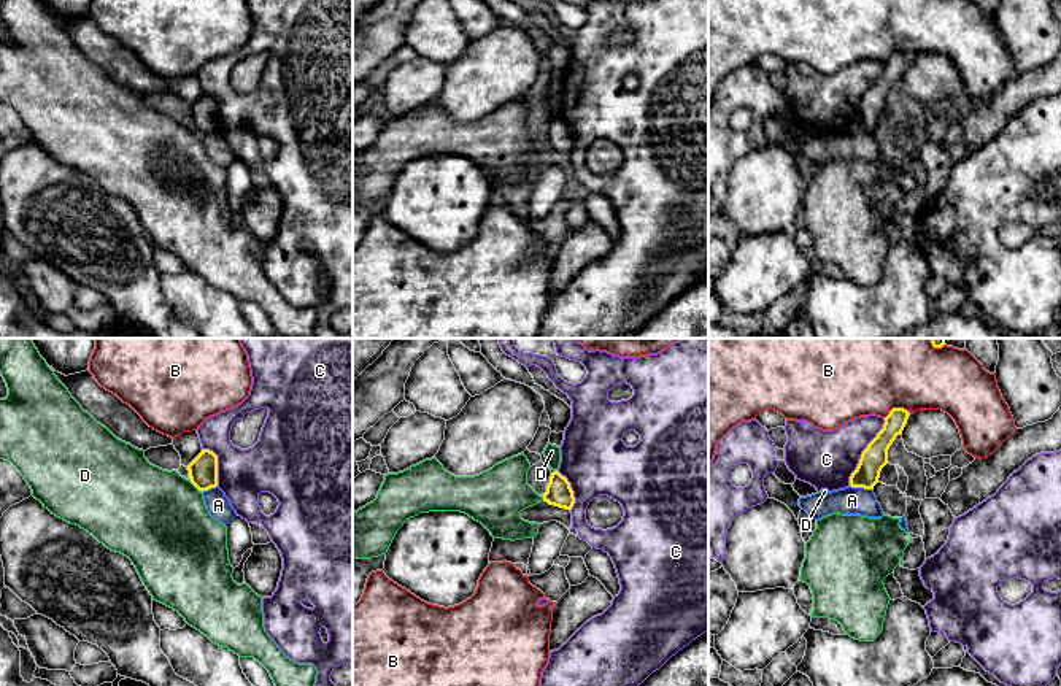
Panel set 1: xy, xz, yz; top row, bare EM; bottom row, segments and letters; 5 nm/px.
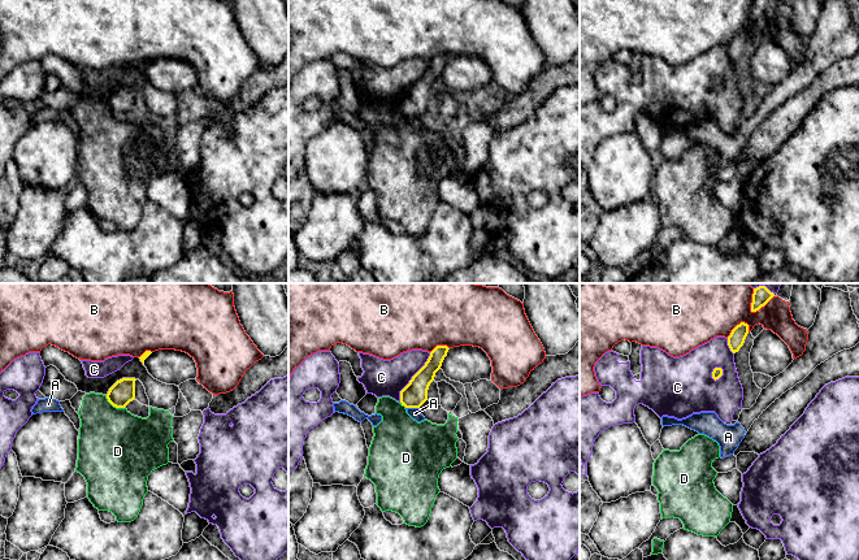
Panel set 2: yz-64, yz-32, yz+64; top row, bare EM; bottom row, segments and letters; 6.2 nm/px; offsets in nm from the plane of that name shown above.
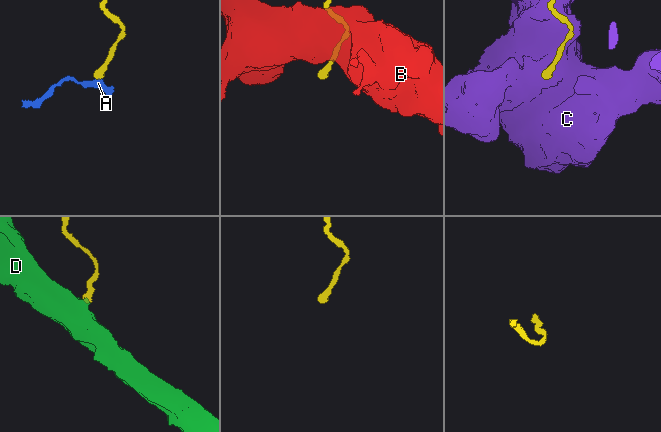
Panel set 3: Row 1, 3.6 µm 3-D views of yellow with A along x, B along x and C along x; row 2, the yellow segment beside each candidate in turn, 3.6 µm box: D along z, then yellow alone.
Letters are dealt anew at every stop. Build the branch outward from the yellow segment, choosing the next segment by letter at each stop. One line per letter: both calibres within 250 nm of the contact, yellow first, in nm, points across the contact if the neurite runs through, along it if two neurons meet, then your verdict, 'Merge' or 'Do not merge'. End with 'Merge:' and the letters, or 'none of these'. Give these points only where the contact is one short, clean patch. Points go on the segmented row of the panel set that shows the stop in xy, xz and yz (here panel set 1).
A: Thickness 140 nm (yellow) against 140 nm. Boundary: yz (850, 485), (871, 489). Do not merge
B: Thickness 120 nm (yellow) against 480 nm. Do not merge
C: Thickness 140 nm (yellow) against 300 nm. Do not merge
D: Thickness 140 nm (yellow) against 500 nm. Do not merge
Merge: none of these

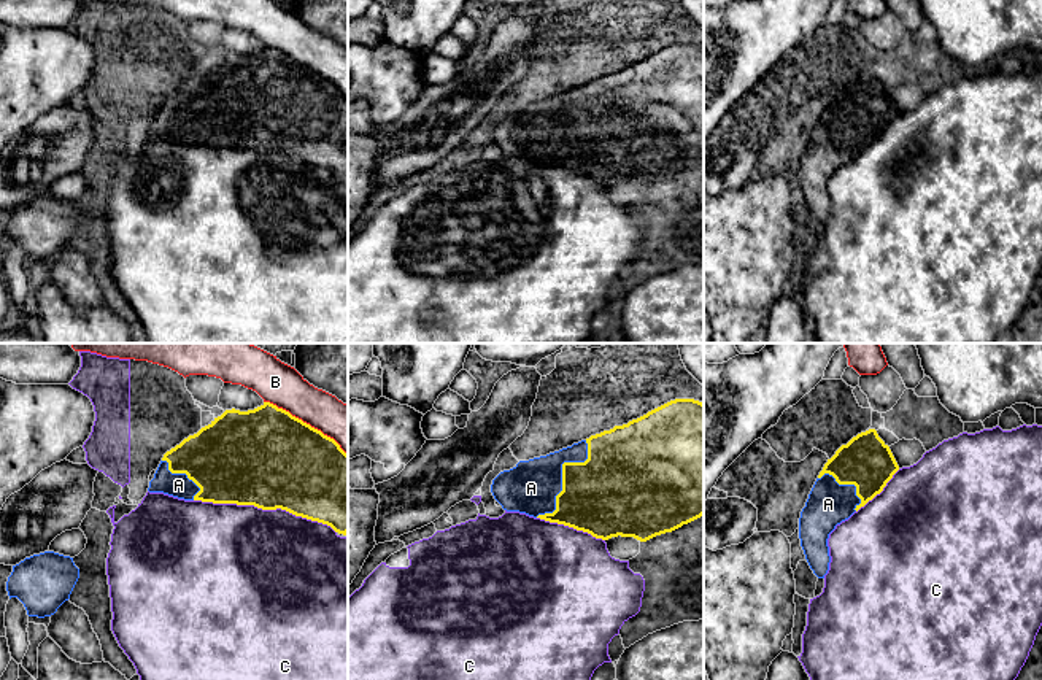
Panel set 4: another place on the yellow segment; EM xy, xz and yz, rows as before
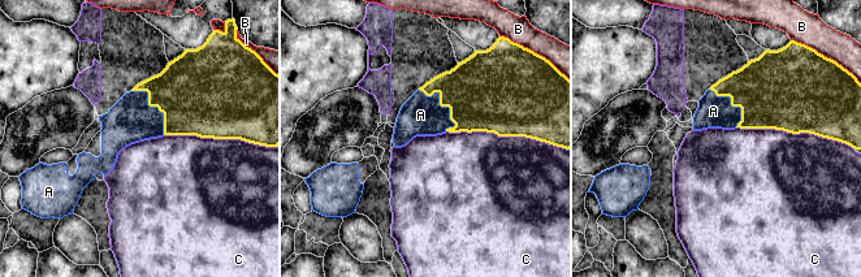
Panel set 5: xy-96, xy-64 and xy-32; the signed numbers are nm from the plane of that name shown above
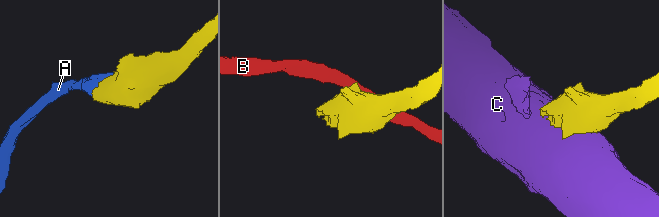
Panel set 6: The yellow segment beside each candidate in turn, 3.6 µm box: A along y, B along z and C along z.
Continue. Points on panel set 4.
A: Thickness 420 nm (yellow) against 260 nm. Merge
B: Thickness 500 nm (yellow) against 220 nm. Do not merge
C: Thickness 500 nm (yellow) against 500 nm. Do not merge
Merge: A

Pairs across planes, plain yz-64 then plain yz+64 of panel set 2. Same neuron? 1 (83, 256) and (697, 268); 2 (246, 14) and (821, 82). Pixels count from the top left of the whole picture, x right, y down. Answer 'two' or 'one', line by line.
1: one
2: two

